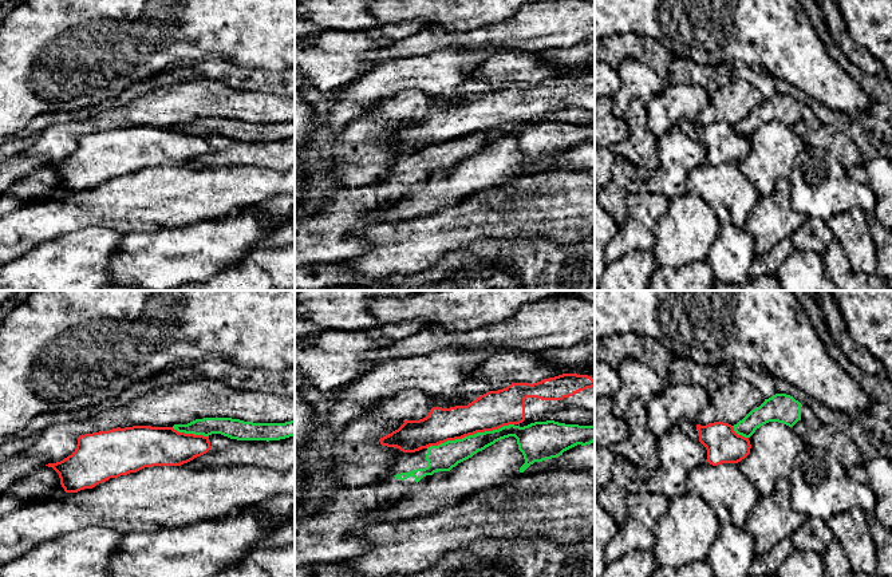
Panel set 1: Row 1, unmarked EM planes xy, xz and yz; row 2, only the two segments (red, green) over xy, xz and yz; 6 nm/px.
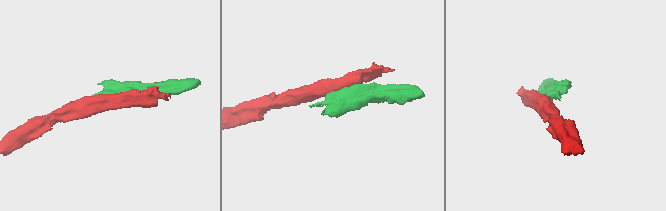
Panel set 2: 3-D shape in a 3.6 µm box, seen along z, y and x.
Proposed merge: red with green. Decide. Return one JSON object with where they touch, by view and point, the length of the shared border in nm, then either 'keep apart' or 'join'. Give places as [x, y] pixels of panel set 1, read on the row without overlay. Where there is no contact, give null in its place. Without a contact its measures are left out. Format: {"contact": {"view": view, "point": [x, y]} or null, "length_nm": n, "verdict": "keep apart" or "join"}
{"contact": {"view": "xz", "point": [469, 134]}, "length_nm": 550, "verdict": "keep apart"}

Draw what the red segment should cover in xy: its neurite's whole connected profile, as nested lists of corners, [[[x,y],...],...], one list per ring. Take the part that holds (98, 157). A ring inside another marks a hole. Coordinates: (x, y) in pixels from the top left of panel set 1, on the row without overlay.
[[[133,126],[125,129],[113,129],[92,134],[79,135],[75,151],[56,163],[46,166],[52,167],[60,178],[60,185],[66,193],[78,193],[84,189],[92,189],[96,185],[118,178],[130,173],[137,173],[145,167],[153,166],[181,166],[197,157],[206,154],[212,149],[209,137],[178,133],[173,127]]]

